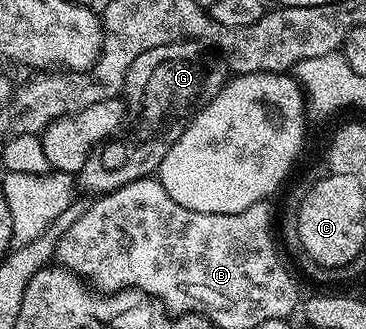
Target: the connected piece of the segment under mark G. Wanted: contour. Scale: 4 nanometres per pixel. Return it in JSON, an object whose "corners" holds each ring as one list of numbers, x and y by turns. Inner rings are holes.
{"corners":[[174,41,171,45,152,47,152,51,144,51,136,58,136,63,128,67,126,79,122,82,121,96,124,98,124,117,128,124,124,131,111,137,109,141,102,142,88,155,84,167,76,175,77,188,82,193,101,195,141,177,157,174,164,155,168,155,172,143,180,139,180,135,188,127,191,116,203,105,208,104,222,90,227,80,228,69,220,60,219,54,200,41]]}

